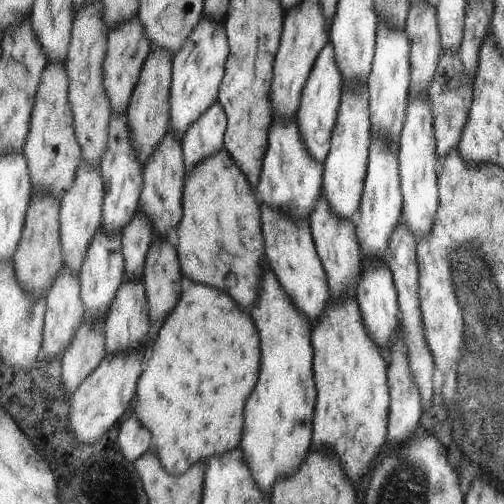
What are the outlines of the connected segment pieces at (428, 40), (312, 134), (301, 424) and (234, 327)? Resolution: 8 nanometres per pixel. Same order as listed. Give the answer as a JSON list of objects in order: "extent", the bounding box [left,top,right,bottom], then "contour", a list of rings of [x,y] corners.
[{"extent":[405,2,442,94],"contour":[[[435,2],[409,4],[405,30],[411,38],[411,90],[410,94],[426,92],[440,54],[442,36]]]},{"extent":[295,44,344,163],"contour":[[[328,44],[319,53],[318,60],[307,78],[306,88],[303,89],[302,103],[299,105],[295,120],[299,124],[304,143],[307,144],[312,159],[323,163],[331,150],[331,138],[338,124],[339,109],[342,107],[344,82],[339,66],[335,60],[335,47]]]},{"extent":[242,262,317,494],"contour":[[[268,262],[262,284],[264,290],[260,290],[260,302],[250,314],[256,318],[260,334],[264,334],[264,374],[260,374],[256,394],[248,398],[248,430],[242,450],[258,486],[264,486],[262,490],[270,494],[280,478],[298,470],[308,450],[311,450],[317,392],[310,320],[304,318],[304,314],[298,314],[298,310],[288,302],[288,296]]]},{"extent":[134,284,260,476],"contour":[[[190,284],[180,292],[180,300],[174,312],[166,318],[164,328],[160,328],[156,342],[152,344],[152,354],[148,358],[148,368],[144,378],[139,380],[134,416],[140,424],[150,430],[152,440],[156,436],[156,454],[172,474],[180,476],[194,462],[208,461],[210,456],[222,456],[232,448],[238,448],[242,438],[242,408],[246,398],[256,386],[260,370],[260,342],[254,322],[242,314],[230,296],[218,292],[216,288]]]}]

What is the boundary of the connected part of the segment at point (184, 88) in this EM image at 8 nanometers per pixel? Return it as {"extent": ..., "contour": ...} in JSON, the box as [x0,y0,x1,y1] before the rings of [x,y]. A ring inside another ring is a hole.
{"extent":[170,18,231,140],"contour":[[[200,18],[194,32],[188,37],[188,41],[178,54],[174,56],[171,77],[171,122],[170,132],[176,134],[176,138],[182,140],[182,136],[194,125],[219,98],[219,89],[222,88],[223,77],[226,76],[227,58],[231,54],[230,42],[224,20],[216,18]]]}

